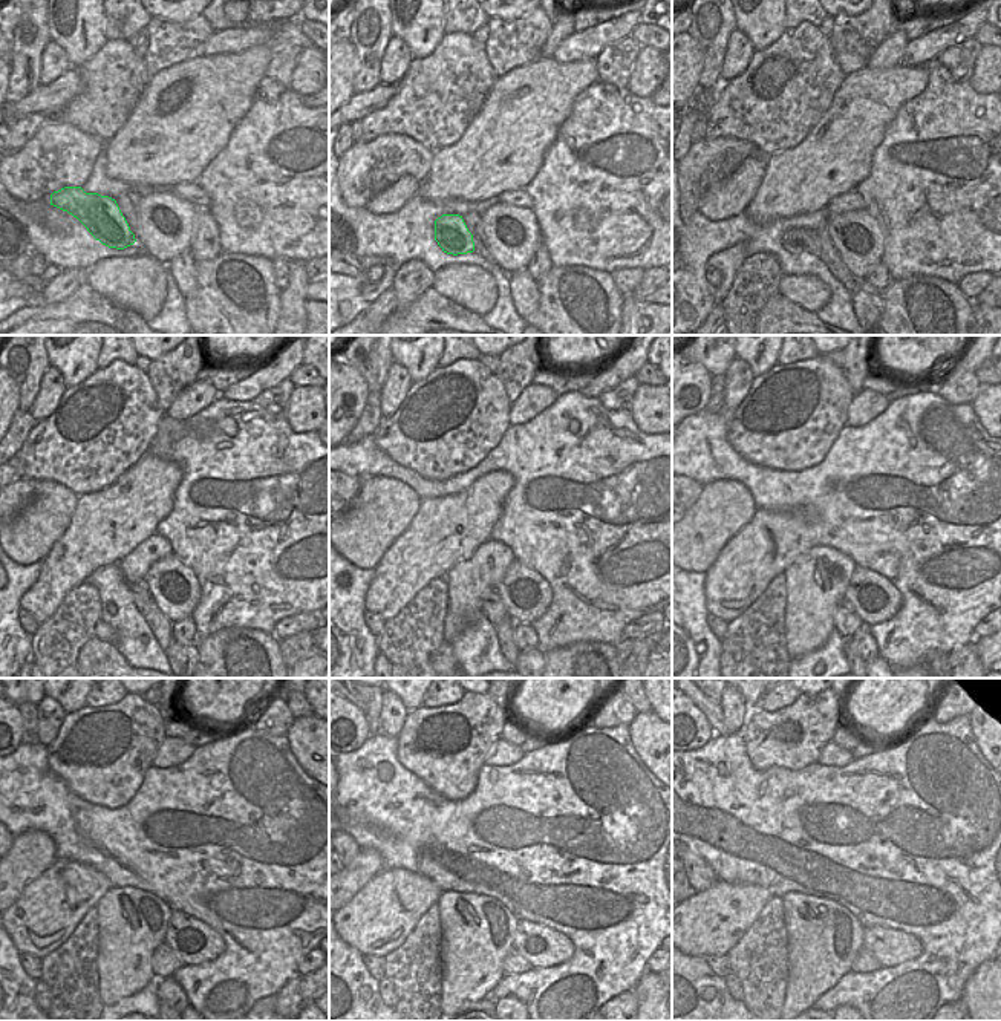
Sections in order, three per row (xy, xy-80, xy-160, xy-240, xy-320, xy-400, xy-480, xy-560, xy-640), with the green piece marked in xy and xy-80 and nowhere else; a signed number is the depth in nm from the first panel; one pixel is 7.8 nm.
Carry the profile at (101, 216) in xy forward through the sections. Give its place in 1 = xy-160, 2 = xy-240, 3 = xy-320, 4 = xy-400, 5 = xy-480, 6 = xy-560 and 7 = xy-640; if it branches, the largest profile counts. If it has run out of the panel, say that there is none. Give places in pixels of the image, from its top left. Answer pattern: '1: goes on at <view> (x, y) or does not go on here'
1: goes on at xy-160 (796, 241)
2: goes on at xy-240 (140, 593)
3: goes on at xy-320 (492, 606)
4: goes on at xy-400 (847, 620)
5: goes on at xy-480 (166, 962)
6: goes on at xy-560 (515, 963)
7: goes on at xy-640 (864, 963)

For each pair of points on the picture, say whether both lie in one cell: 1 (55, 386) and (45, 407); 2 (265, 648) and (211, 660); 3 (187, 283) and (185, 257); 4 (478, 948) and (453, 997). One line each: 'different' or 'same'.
1: same
2: same
3: same
4: same

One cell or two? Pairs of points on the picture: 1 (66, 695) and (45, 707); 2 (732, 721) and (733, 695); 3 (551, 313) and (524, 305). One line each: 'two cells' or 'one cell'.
1: two cells
2: one cell
3: two cells

